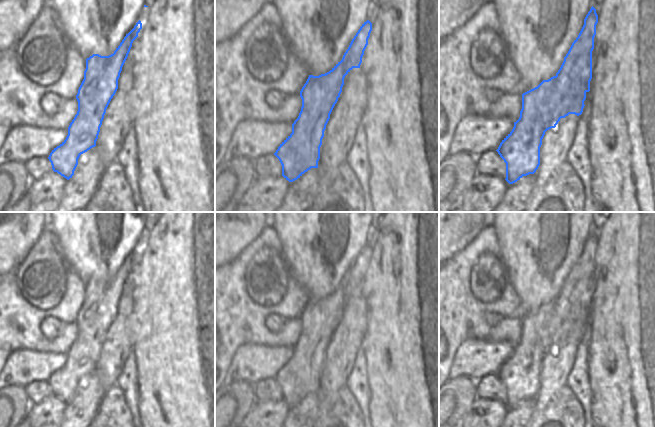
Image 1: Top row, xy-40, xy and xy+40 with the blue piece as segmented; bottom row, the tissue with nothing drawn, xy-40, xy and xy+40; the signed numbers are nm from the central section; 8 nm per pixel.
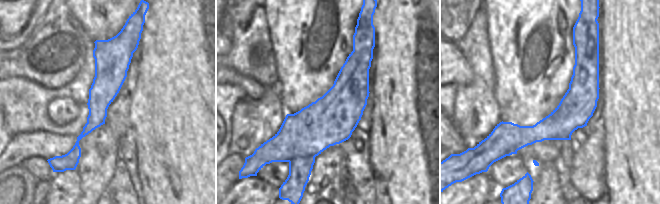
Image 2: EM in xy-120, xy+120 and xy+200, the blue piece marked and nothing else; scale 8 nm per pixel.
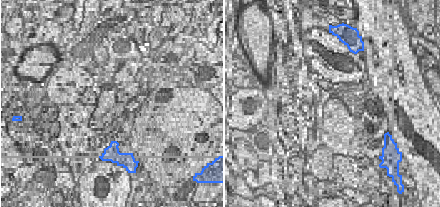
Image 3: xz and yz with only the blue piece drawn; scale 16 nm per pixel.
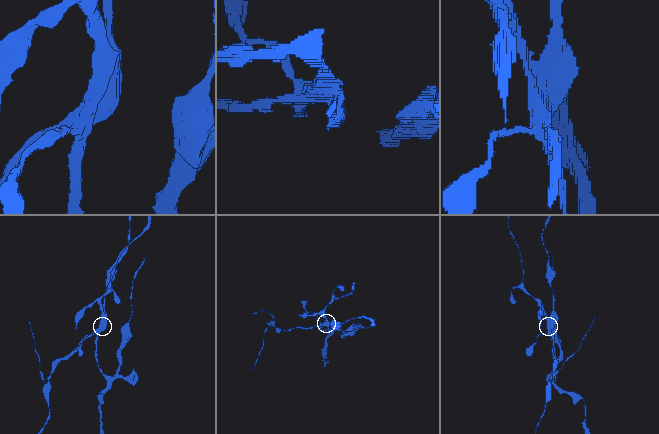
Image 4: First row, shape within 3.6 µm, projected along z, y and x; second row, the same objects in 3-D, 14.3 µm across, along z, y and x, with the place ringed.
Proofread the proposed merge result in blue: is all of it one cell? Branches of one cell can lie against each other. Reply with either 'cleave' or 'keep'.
cleave

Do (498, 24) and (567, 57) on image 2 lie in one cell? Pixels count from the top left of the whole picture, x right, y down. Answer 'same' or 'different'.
same

